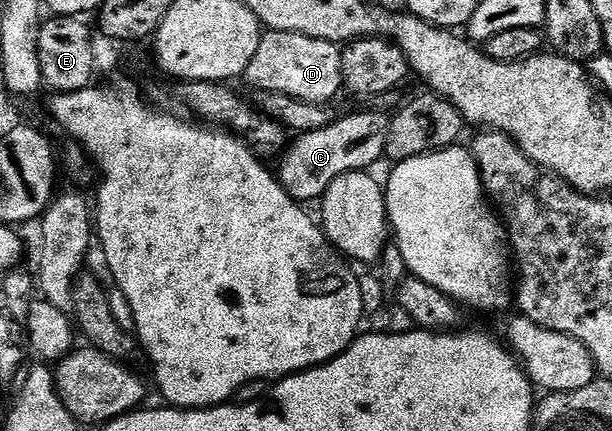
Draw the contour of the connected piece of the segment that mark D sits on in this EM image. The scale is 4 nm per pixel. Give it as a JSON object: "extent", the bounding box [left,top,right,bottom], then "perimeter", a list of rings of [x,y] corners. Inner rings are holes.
{"extent":[242,31,344,104],"perimeter":[[[265,31],[258,42],[258,54],[246,66],[242,80],[256,92],[280,96],[284,100],[301,100],[307,104],[328,104],[344,84],[344,71],[337,45],[303,36],[297,32]]]}

